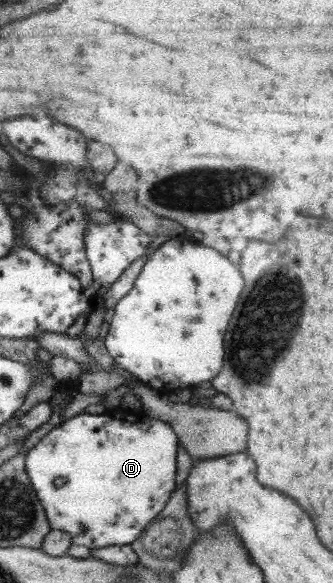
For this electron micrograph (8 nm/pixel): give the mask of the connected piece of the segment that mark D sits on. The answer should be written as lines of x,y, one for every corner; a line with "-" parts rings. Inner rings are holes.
109,411
100,415
81,412
51,429
25,454
26,472
50,529
66,531
71,535
72,545
85,546
90,550
133,543
147,528
149,521
164,509
176,489
175,459
179,442
174,429
164,421
132,411
117,411
117,415
122,416
115,417
-
57,477
65,477
67,481
57,487
53,484

